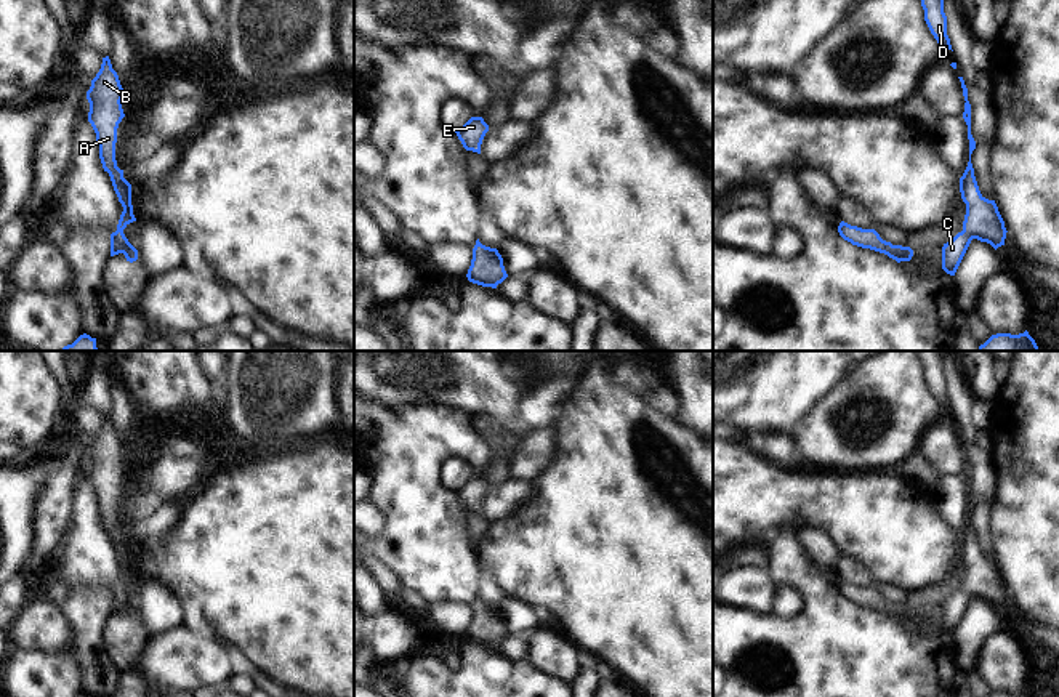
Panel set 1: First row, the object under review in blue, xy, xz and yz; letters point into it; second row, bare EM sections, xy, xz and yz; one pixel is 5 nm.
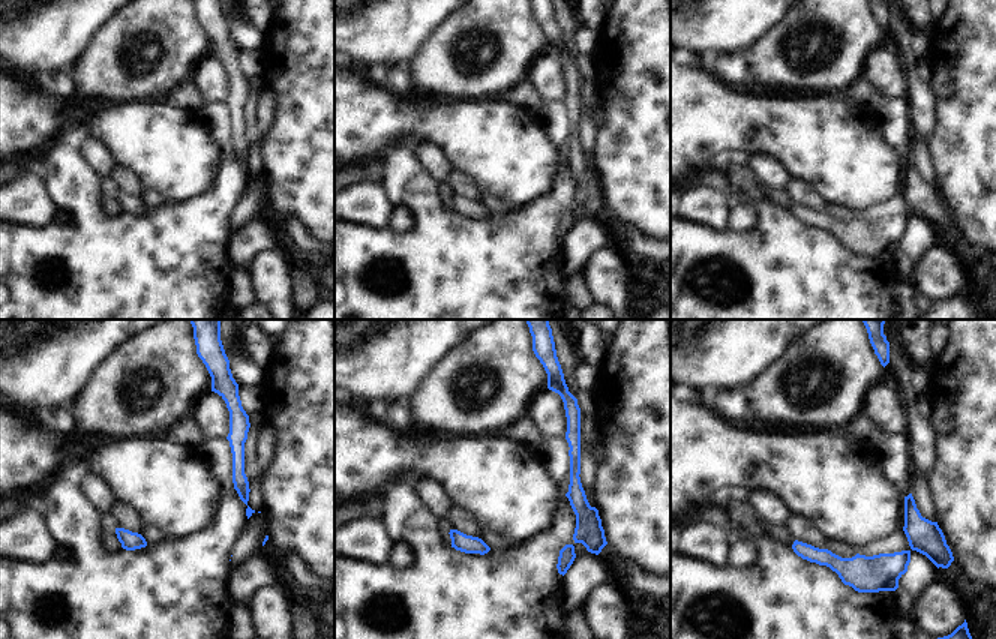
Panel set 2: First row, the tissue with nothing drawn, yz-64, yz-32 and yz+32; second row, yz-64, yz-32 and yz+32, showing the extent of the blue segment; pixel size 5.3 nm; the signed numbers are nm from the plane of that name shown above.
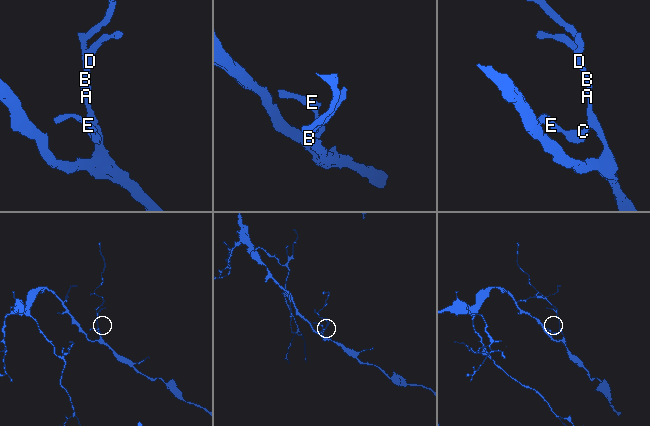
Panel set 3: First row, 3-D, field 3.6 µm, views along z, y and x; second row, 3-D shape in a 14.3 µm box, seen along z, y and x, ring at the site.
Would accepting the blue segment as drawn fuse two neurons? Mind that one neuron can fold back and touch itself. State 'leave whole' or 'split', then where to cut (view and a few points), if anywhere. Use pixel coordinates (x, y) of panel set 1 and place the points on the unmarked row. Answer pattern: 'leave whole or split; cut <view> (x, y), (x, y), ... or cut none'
leave whole; cut none

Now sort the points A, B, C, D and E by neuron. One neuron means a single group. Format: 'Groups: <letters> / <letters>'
Groups: A B C D E.

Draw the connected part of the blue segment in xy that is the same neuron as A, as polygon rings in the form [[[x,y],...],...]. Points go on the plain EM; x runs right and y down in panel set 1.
[[[106,415],[87,450],[87,458],[90,461],[88,481],[96,492],[103,527],[109,532],[114,550],[123,566],[117,590],[111,593],[111,615],[123,612],[127,620],[133,622],[138,618],[138,609],[123,593],[123,588],[136,580],[131,564],[131,543],[123,537],[123,529],[117,526],[115,519],[117,487],[125,476],[120,461],[122,455],[123,447],[119,434],[112,428],[109,415]]]

